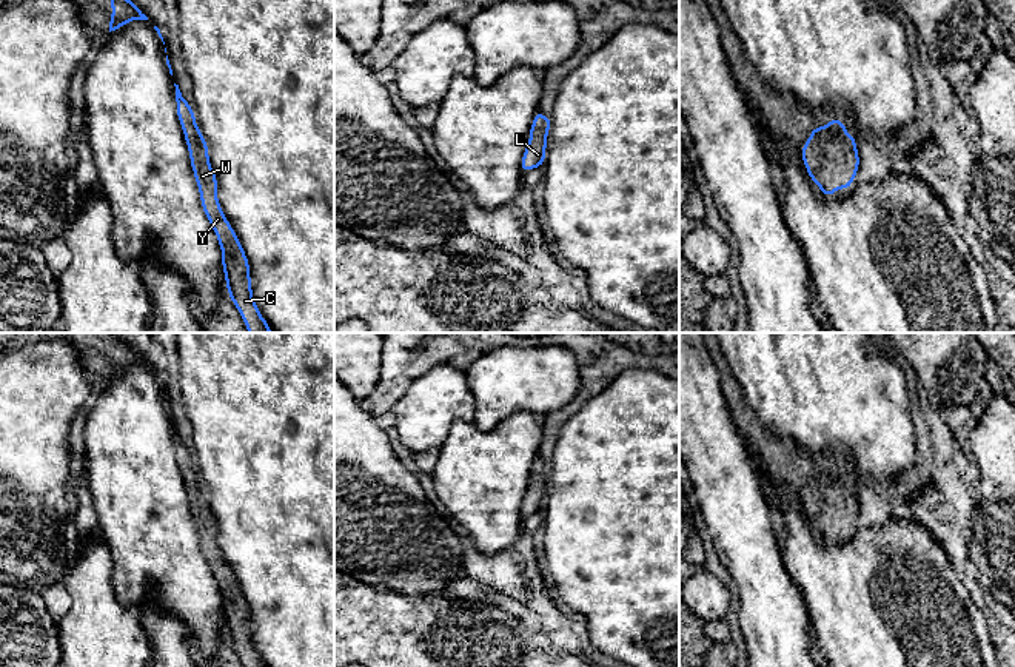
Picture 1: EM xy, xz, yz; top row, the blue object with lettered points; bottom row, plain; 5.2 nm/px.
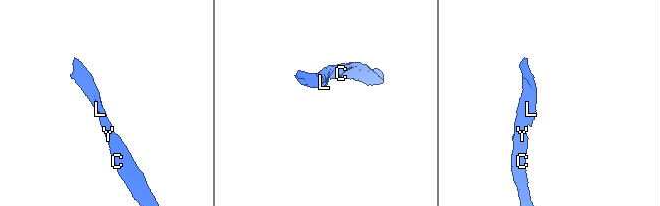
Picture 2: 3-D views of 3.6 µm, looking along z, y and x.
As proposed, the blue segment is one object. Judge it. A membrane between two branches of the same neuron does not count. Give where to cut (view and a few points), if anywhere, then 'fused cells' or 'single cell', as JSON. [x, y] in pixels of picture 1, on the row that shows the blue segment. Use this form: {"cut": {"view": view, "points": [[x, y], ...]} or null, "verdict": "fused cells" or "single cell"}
{"cut": null, "verdict": "single cell"}

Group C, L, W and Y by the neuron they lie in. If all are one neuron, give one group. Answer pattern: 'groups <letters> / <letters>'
groups C L W Y

